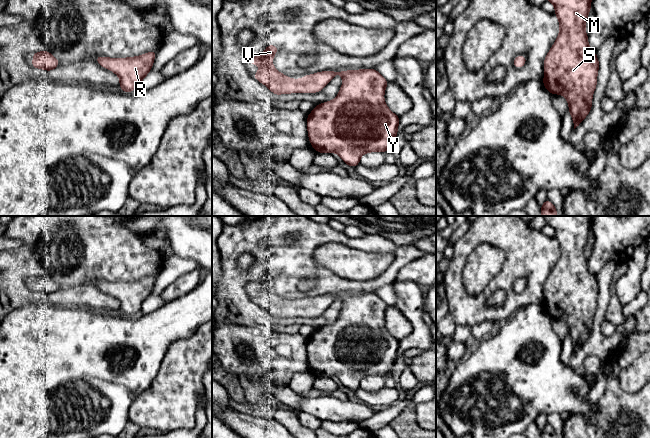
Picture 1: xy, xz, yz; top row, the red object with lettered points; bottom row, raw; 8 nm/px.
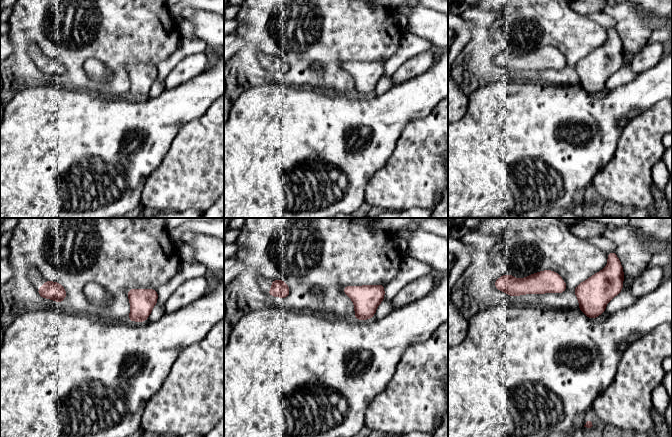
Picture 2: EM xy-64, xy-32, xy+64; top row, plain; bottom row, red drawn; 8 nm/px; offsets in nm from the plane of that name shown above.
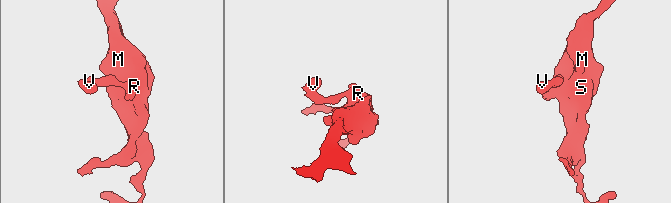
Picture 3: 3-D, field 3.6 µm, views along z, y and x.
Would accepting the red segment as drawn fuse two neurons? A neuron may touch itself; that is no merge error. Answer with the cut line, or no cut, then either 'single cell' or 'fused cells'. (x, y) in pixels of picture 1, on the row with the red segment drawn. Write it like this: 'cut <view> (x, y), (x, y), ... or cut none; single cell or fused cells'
cut none; single cell

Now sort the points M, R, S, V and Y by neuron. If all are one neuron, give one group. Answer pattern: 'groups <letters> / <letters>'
groups M R S V Y

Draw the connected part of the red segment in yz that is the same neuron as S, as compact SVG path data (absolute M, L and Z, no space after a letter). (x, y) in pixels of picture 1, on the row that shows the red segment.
M547 0L555 6L560 31L554 45L544 60L543 85L551 94L563 95L569 104L574 129L589 114L592 96L597 85L599 62L588 45L585 22L591 9L591 0Z

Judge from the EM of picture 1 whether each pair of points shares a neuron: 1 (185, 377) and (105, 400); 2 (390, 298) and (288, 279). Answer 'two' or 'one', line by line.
1: two
2: two

